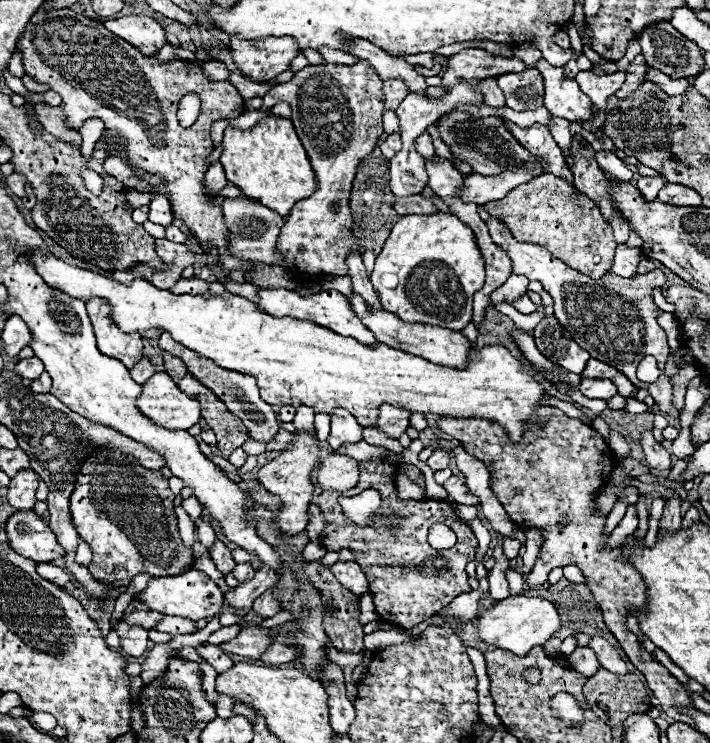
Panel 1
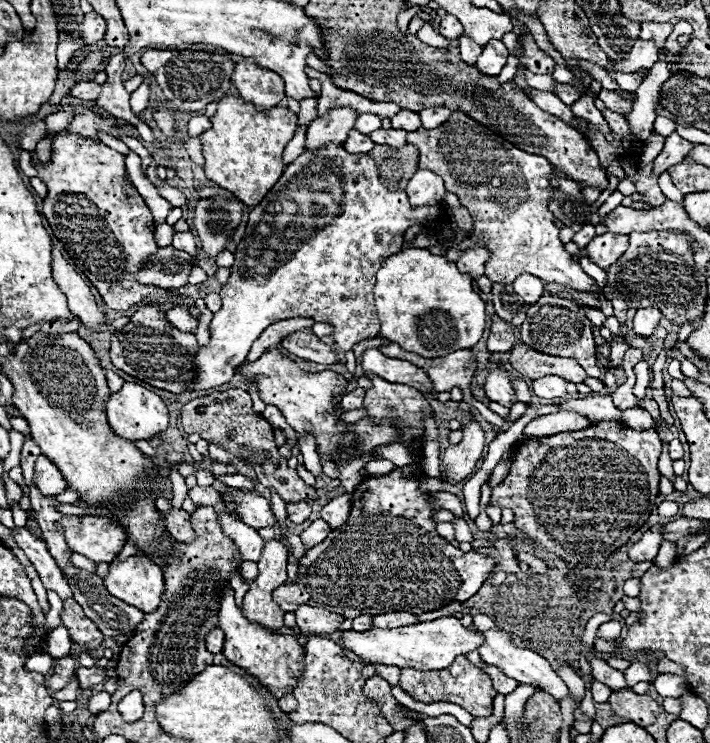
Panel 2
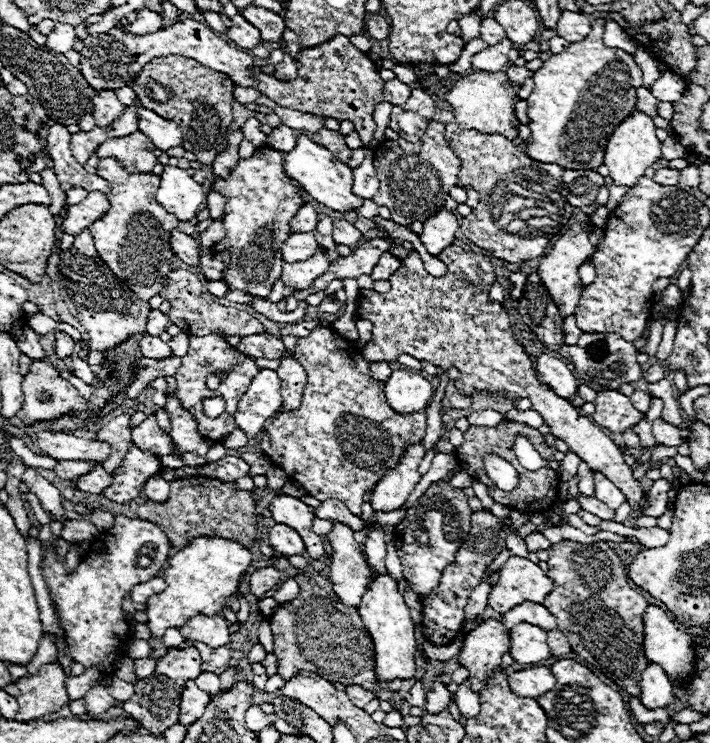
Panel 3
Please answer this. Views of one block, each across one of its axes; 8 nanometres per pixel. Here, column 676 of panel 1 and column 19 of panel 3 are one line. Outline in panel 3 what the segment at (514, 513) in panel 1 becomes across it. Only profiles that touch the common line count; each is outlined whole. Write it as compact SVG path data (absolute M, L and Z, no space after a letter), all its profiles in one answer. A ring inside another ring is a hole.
M46 664L36 676L24 676L4 690L16 698L20 710L16 714L18 722L30 722L46 714L58 712L68 704L68 694L64 688L66 674L56 664Z

